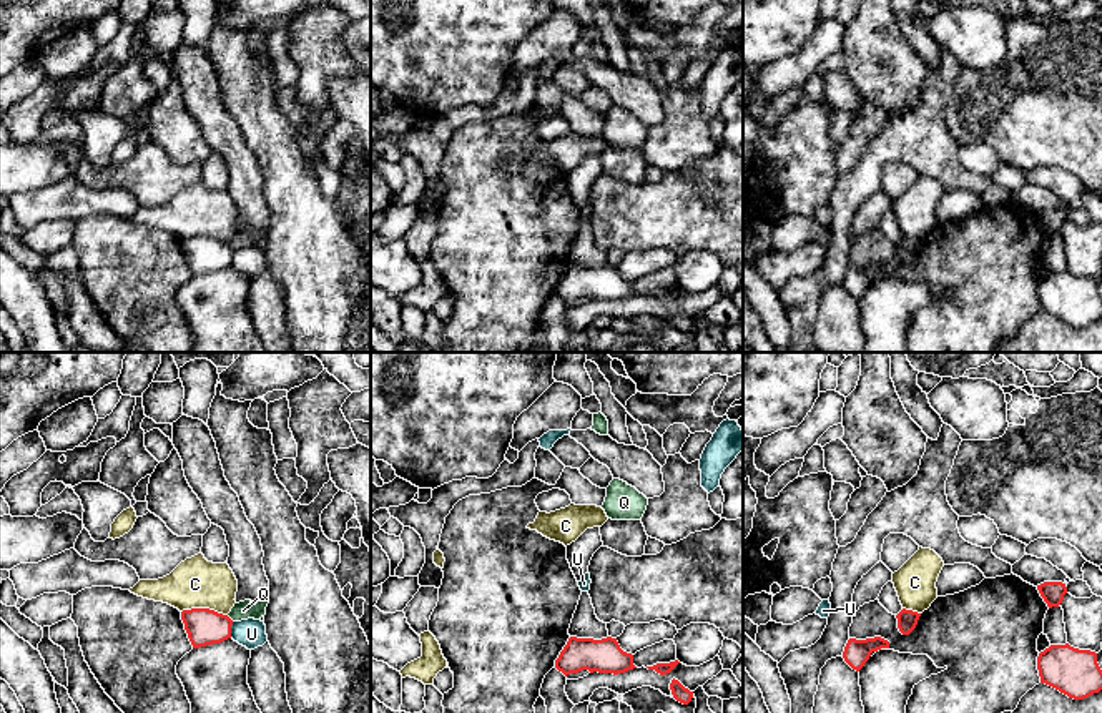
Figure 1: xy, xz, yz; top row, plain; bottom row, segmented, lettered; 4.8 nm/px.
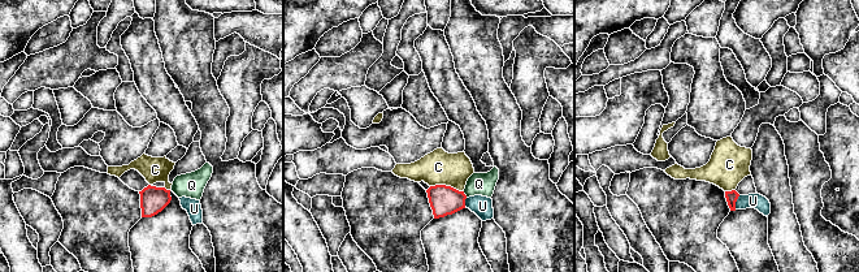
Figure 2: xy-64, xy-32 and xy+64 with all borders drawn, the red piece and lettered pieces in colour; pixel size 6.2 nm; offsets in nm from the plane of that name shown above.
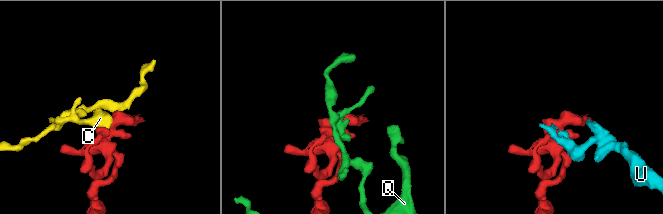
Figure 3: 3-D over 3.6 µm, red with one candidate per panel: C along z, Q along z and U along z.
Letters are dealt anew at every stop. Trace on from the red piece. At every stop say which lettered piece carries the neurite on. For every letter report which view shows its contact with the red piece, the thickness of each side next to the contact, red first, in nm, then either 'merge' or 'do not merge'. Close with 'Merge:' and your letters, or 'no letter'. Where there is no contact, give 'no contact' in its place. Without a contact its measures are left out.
C: xy | 180/240 nm | do not merge
Q: xy | 180/90 nm | do not merge
U: xy | 180/140 nm | do not merge
Merge: no letter

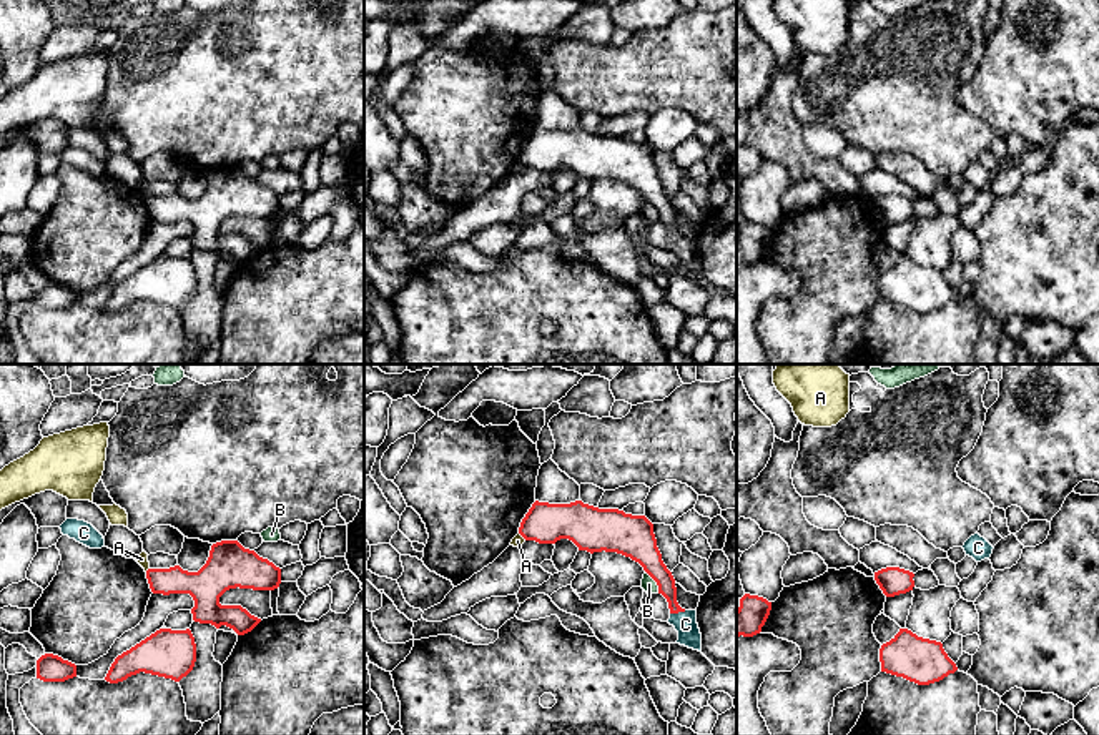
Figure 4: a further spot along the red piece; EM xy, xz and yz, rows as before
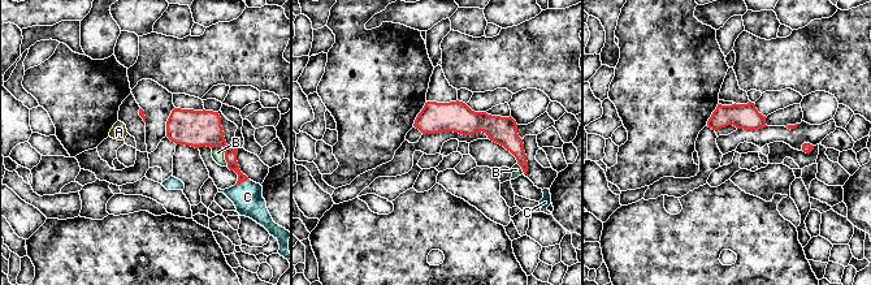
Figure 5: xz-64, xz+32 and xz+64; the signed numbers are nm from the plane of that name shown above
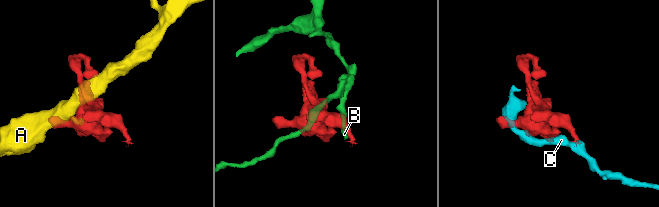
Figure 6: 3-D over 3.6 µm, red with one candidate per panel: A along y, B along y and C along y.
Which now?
A: xz | 200/60 nm | do not merge
B: xz | 200/70 nm | do not merge
C: xz | 90/110 nm | merge
Merge: C

